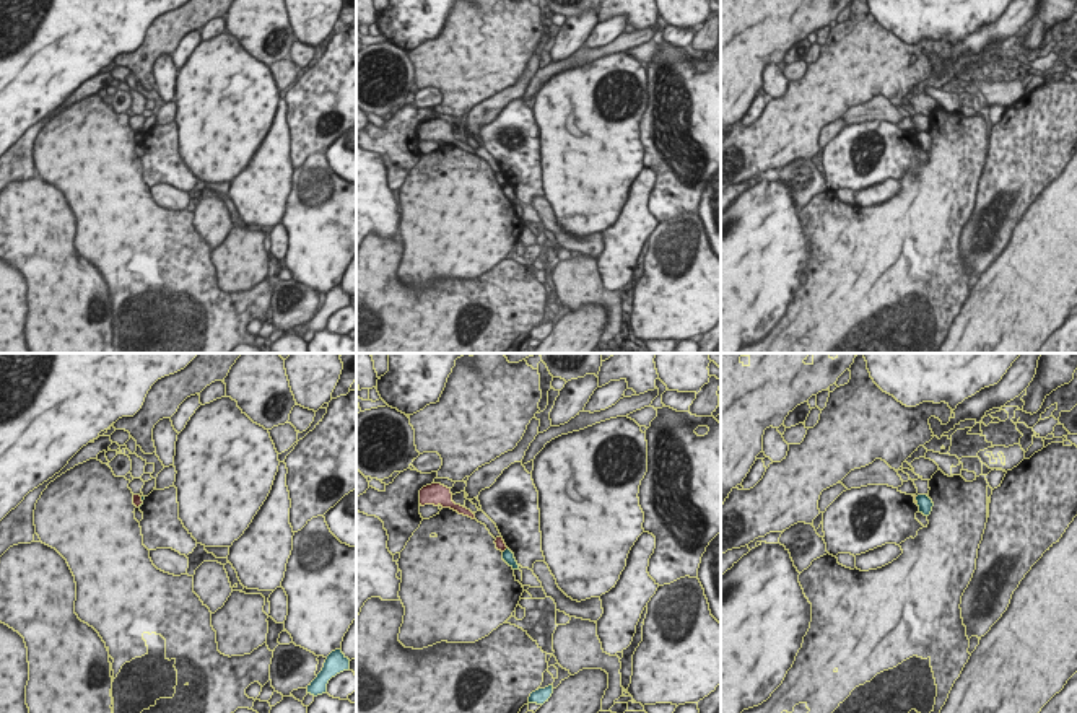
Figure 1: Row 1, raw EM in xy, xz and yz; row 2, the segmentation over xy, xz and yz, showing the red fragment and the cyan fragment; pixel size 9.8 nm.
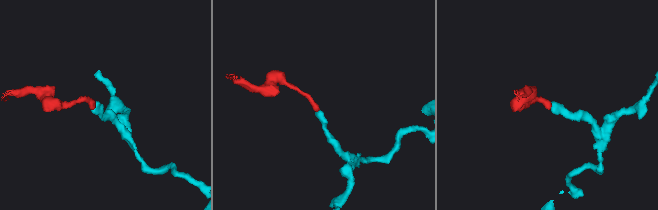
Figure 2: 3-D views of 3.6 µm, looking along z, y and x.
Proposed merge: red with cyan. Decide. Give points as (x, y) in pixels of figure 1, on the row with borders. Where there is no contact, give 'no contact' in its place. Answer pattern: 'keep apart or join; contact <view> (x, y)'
keep apart; contact xy (142, 502)

